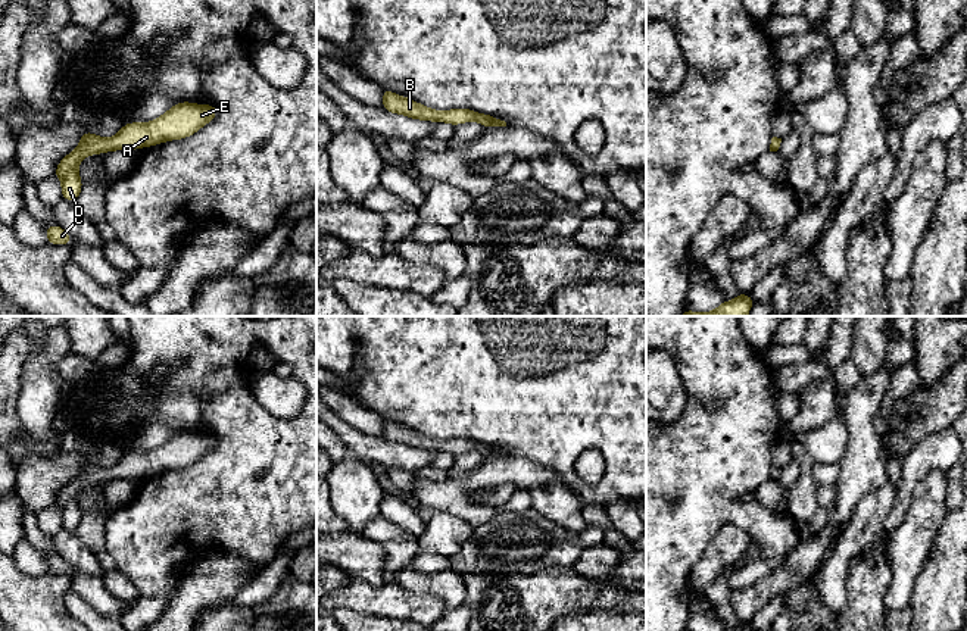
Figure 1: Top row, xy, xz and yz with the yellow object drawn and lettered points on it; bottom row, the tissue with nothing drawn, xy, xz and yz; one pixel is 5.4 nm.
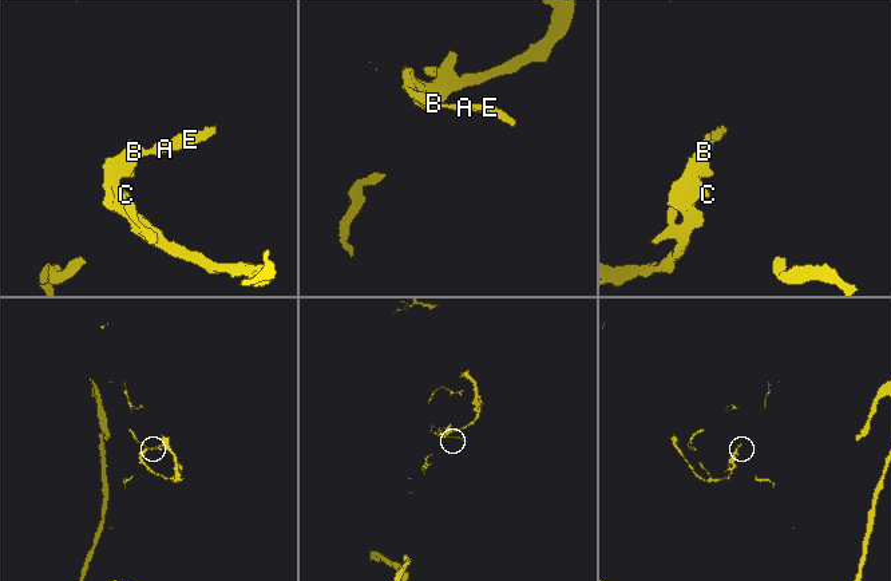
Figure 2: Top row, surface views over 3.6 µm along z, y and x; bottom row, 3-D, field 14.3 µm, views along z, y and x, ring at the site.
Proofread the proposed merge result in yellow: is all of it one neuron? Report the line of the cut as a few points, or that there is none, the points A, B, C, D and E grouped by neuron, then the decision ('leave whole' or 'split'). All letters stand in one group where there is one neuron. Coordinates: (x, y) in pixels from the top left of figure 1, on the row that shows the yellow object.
no cut | A B C D E | leave whole

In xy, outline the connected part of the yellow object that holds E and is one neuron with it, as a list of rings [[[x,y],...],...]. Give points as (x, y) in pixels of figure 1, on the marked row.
[[[183,101],[147,124],[125,124],[112,138],[97,137],[88,131],[82,132],[77,149],[60,160],[54,172],[62,182],[62,199],[69,202],[78,199],[82,188],[78,166],[85,156],[110,153],[113,150],[134,150],[169,140],[181,140],[197,132],[216,115],[218,109],[212,104]]]

